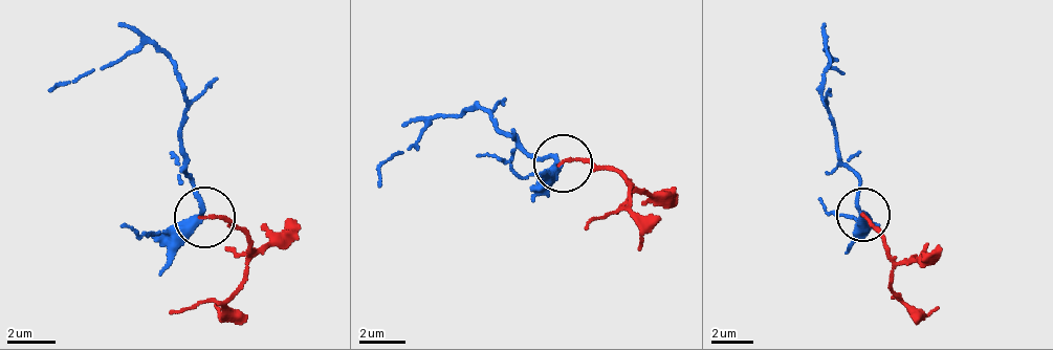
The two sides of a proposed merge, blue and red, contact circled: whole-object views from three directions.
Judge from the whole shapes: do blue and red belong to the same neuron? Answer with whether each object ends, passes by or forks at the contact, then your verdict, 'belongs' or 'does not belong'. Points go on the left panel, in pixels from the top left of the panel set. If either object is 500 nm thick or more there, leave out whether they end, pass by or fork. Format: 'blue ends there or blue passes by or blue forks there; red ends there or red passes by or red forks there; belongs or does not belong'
blue passes by; red ends there; belongs

